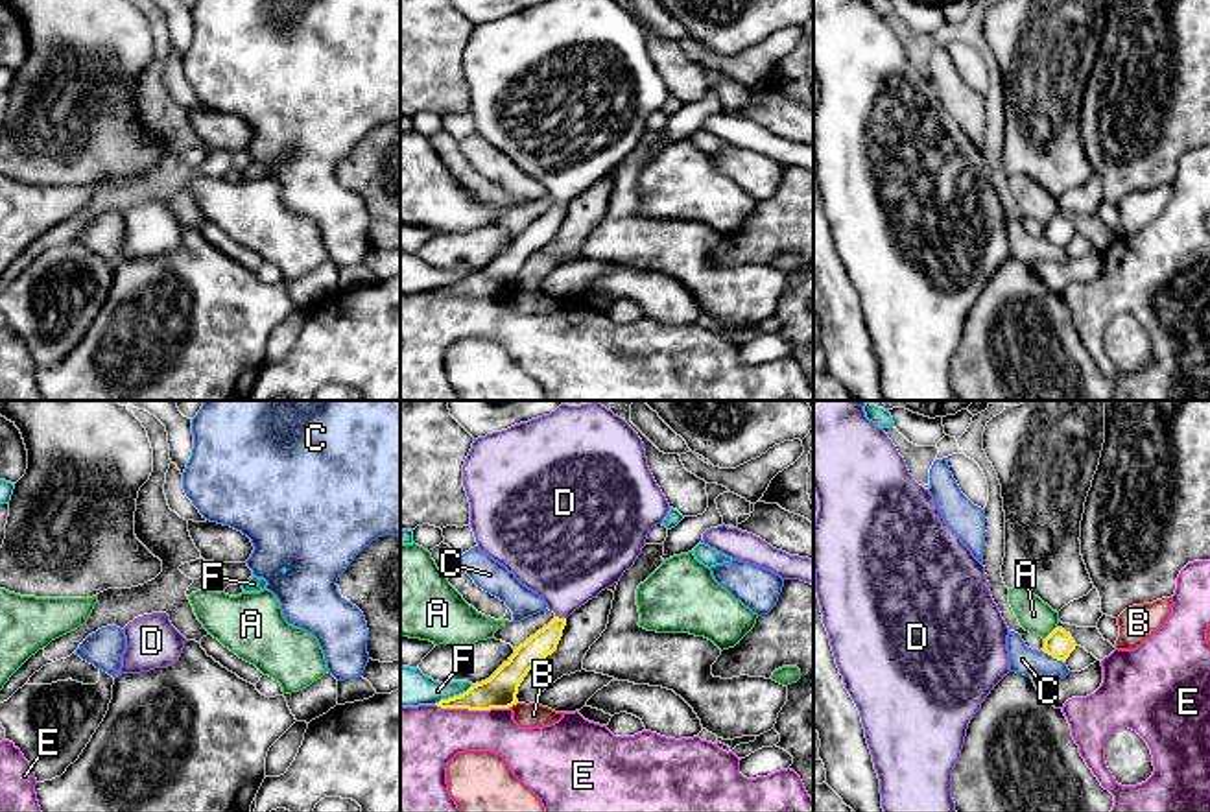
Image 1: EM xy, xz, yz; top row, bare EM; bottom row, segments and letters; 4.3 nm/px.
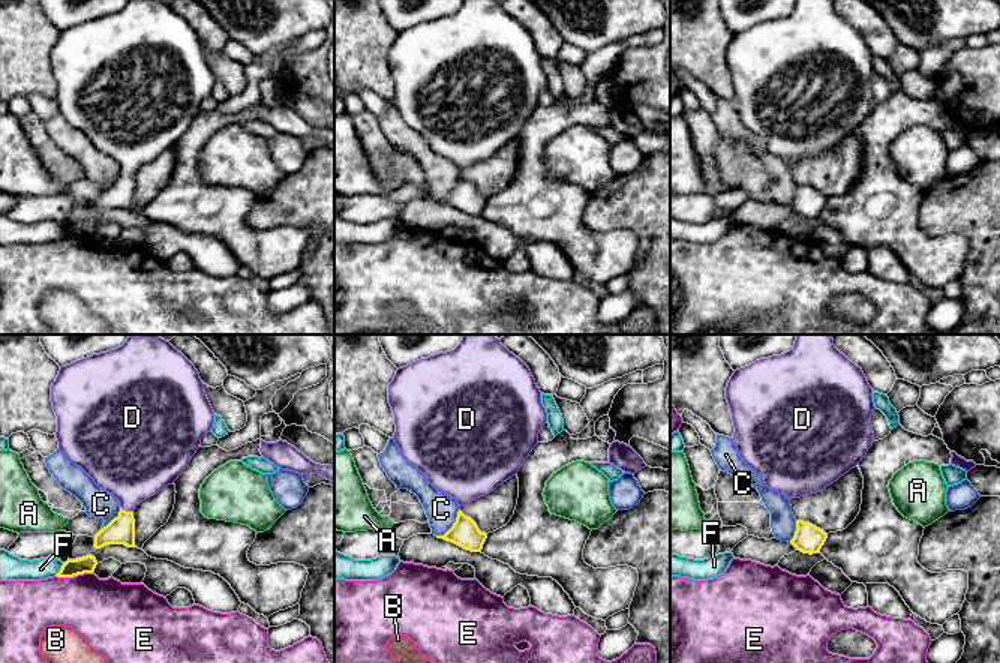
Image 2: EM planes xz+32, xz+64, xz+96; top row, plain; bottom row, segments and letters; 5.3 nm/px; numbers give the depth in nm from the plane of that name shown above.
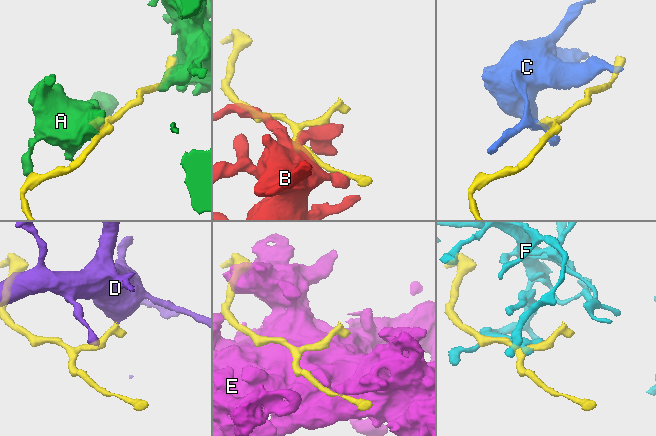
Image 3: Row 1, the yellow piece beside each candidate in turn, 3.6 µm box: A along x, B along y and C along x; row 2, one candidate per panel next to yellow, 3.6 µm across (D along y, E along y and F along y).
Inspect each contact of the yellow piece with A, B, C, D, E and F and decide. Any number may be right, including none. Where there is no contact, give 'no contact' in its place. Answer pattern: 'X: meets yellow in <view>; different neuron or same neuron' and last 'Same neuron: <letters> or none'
A: meets yellow in yz; different neuron
B: meets yellow in xz; different neuron
C: meets yellow in yz; different neuron
D: meets yellow in xz; same neuron
E: meets yellow in xz; different neuron
F: meets yellow in xz; different neuron
Same neuron: D

